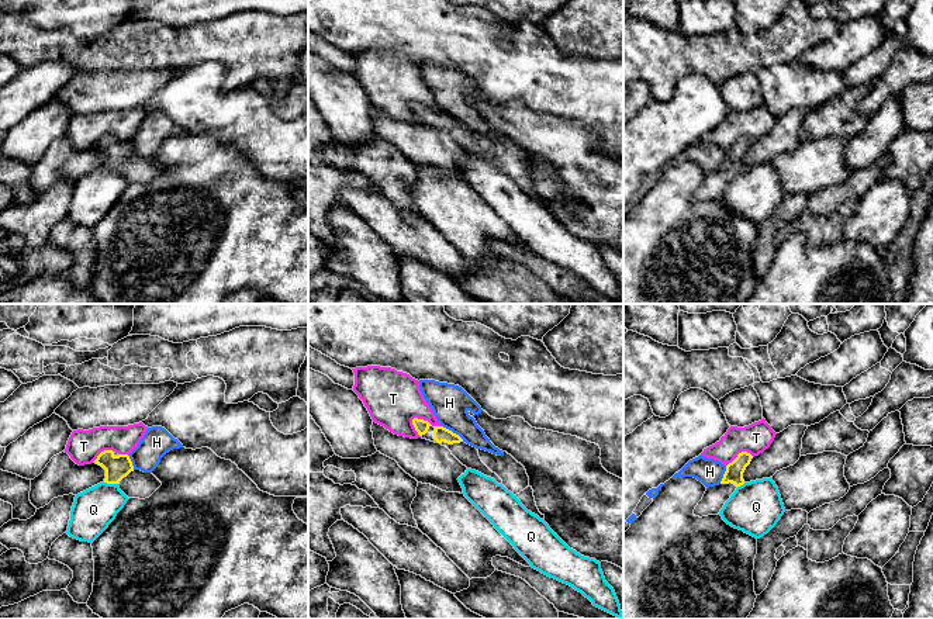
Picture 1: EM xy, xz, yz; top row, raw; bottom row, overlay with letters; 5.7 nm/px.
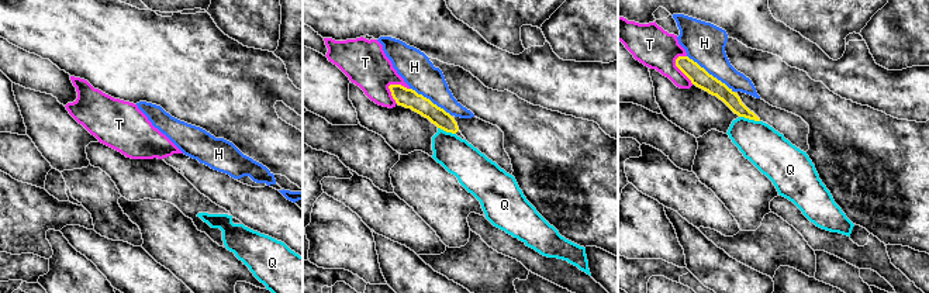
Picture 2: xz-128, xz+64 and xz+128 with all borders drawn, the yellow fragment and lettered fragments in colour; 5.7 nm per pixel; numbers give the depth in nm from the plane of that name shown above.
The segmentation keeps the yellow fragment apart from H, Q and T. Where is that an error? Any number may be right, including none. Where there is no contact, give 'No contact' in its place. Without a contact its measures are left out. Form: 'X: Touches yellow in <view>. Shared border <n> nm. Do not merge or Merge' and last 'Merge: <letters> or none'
H: Touches yellow in xz. Shared border 160 nm. Do not merge
Q: Touches yellow in xy. Shared border 80 nm. Do not merge
T: Touches yellow in xz. Shared border 180 nm. Do not merge
Merge: none

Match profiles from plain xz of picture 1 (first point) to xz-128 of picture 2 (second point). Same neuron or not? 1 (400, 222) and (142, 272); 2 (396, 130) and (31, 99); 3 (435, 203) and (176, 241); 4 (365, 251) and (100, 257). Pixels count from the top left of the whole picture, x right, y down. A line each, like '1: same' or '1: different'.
1: same
2: different
3: same
4: different

